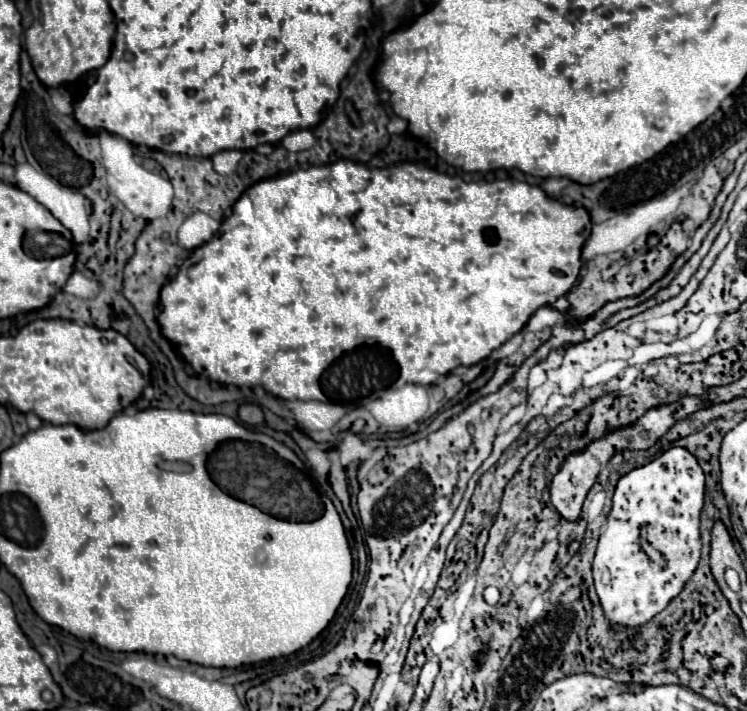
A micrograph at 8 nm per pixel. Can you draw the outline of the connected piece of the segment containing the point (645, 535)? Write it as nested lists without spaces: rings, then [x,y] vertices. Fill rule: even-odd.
[[[670,448],[650,464],[622,476],[614,498],[608,524],[600,534],[592,564],[594,586],[606,620],[616,631],[637,628],[652,620],[668,602],[682,592],[700,562],[700,514],[703,507],[703,470],[686,448]]]

